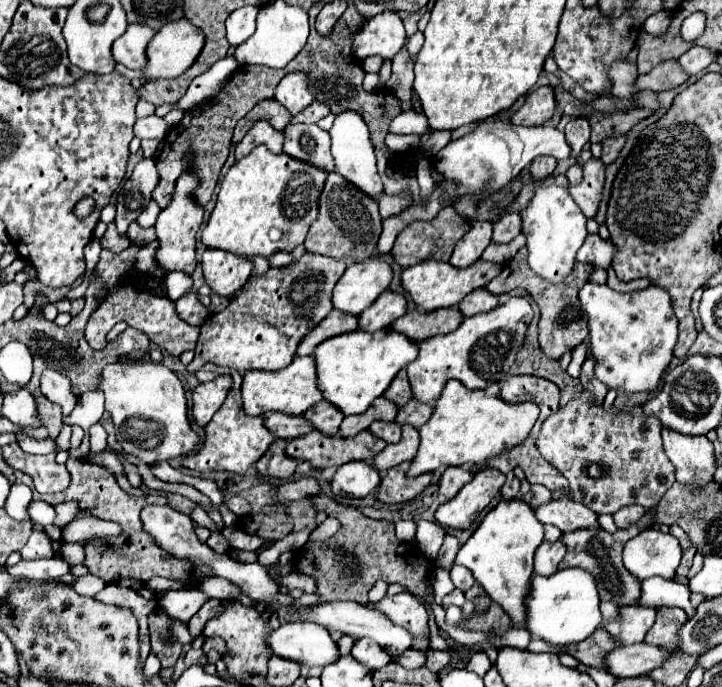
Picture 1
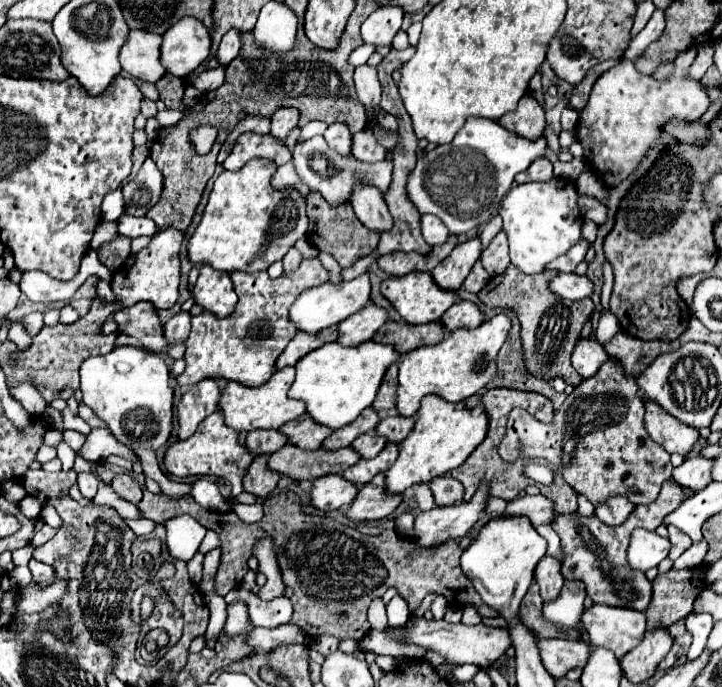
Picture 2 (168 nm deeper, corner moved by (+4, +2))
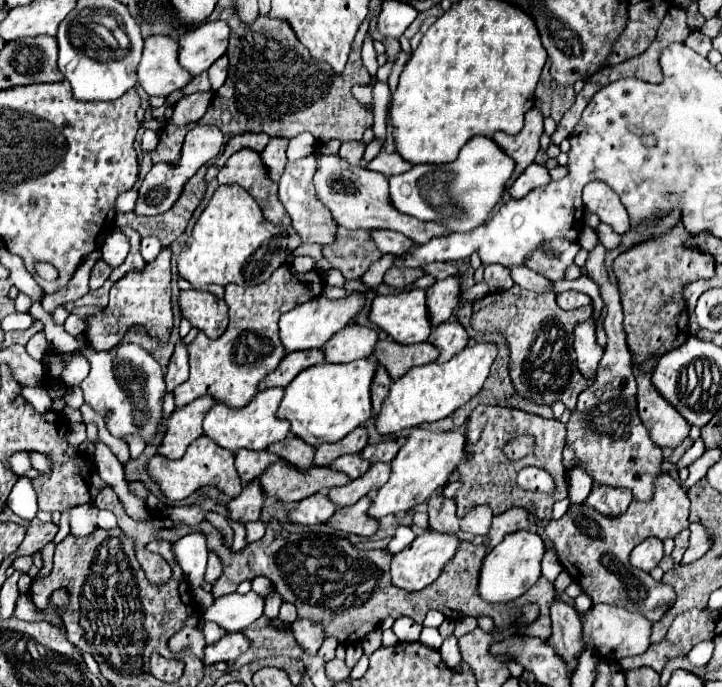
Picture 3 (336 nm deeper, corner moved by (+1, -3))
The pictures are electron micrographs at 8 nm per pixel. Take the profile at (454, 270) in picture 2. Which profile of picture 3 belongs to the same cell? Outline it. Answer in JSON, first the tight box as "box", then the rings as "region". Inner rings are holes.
{"box":[426,276,462,328],"region":[[[450,276],[446,280],[438,280],[434,286],[428,288],[426,306],[428,306],[428,318],[432,322],[432,328],[452,318],[452,312],[458,306],[460,284],[462,284],[460,276]]]}

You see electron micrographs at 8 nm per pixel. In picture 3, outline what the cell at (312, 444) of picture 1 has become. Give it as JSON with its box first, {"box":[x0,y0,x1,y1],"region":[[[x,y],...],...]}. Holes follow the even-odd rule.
{"box":[260,462,348,504],"region":[[[274,462],[260,476],[260,486],[266,496],[274,496],[276,500],[290,504],[300,502],[316,492],[326,492],[332,486],[348,484],[348,476],[342,472],[334,472],[332,468],[312,466],[310,470],[292,470],[288,462]]]}

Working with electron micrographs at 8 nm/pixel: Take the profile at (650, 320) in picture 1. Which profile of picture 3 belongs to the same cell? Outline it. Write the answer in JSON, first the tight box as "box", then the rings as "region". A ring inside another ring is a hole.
{"box":[508,266,552,292],"region":[[[512,266],[512,268],[508,268],[508,270],[510,270],[512,280],[514,280],[518,286],[526,288],[526,290],[532,290],[532,292],[548,292],[548,290],[552,290],[552,288],[550,288],[552,282],[550,282],[548,278],[542,278],[540,274],[528,270],[526,266]]]}

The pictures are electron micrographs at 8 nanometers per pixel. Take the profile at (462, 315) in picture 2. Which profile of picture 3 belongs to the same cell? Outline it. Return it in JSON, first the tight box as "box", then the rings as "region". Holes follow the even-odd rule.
{"box":[428,320,468,364],"region":[[[450,320],[450,322],[436,326],[432,330],[432,334],[428,336],[428,342],[432,342],[432,346],[436,346],[440,350],[440,356],[436,362],[442,364],[466,348],[468,334],[458,320]]]}

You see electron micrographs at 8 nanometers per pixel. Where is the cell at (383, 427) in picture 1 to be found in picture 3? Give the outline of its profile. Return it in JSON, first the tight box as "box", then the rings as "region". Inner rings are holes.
{"box":[330,454,370,480],"region":[[[348,454],[348,456],[336,458],[330,464],[330,468],[336,470],[336,472],[344,472],[350,480],[356,480],[356,478],[360,478],[370,468],[370,464],[366,460],[362,460],[360,454]]]}

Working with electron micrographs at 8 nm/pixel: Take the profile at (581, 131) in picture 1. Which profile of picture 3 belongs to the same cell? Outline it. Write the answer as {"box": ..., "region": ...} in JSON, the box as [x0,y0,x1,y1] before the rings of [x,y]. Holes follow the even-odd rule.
{"box":[584,182,630,234],"region":[[[590,182],[584,186],[584,208],[588,212],[594,212],[604,224],[612,226],[612,230],[616,234],[624,234],[630,228],[630,220],[628,220],[628,212],[624,210],[618,194],[606,186],[604,182]]]}

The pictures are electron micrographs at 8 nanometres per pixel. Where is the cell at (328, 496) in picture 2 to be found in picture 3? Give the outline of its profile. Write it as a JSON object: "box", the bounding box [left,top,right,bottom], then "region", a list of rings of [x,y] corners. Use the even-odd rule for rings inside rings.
{"box":[288,494,336,526],"region":[[[312,494],[304,500],[298,502],[296,508],[288,510],[288,522],[292,524],[302,524],[302,526],[314,526],[328,522],[328,518],[336,512],[336,506],[322,494]]]}

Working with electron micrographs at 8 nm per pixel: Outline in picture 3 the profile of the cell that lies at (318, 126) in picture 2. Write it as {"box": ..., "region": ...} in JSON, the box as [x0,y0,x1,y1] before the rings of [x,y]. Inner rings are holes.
{"box":[288,132,316,160],"region":[[[304,132],[304,134],[298,134],[296,138],[292,138],[288,142],[288,160],[298,160],[306,154],[312,154],[316,150],[316,140],[310,132]]]}

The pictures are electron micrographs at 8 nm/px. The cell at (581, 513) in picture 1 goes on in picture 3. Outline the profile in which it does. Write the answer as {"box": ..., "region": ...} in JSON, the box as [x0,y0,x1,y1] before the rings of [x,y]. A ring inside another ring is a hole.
{"box":[488,508,528,550],"region":[[[514,508],[506,510],[498,516],[494,516],[492,526],[488,530],[488,550],[494,548],[506,534],[518,532],[518,530],[528,530],[528,512]]]}

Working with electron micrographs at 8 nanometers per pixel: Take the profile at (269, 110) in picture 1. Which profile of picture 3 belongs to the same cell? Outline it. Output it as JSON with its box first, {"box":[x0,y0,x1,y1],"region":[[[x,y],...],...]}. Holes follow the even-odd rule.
{"box":[214,134,268,168],"region":[[[240,134],[240,136],[234,136],[234,138],[230,138],[228,140],[228,144],[224,146],[224,152],[214,160],[214,166],[218,166],[218,168],[222,168],[224,166],[224,162],[234,154],[234,152],[238,152],[238,150],[242,150],[242,148],[250,148],[250,150],[254,150],[254,152],[262,152],[264,148],[266,148],[266,144],[268,144],[268,136],[266,134]]]}

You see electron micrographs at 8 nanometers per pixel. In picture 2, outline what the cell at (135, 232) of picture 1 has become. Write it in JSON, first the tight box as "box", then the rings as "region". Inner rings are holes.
{"box":[99,237,131,271],"region":[[[117,237],[115,241],[109,243],[109,247],[103,245],[99,249],[99,261],[103,265],[107,265],[111,271],[117,271],[125,263],[125,259],[129,257],[129,253],[131,253],[131,239]]]}

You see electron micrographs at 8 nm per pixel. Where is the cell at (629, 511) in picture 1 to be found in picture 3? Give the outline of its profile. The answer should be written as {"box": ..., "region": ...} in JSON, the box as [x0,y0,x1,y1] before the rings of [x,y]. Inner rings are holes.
{"box":[584,482,632,516],"region":[[[594,482],[592,492],[584,502],[606,516],[618,516],[618,514],[624,514],[628,508],[628,502],[632,502],[632,492],[624,488],[596,486]]]}

